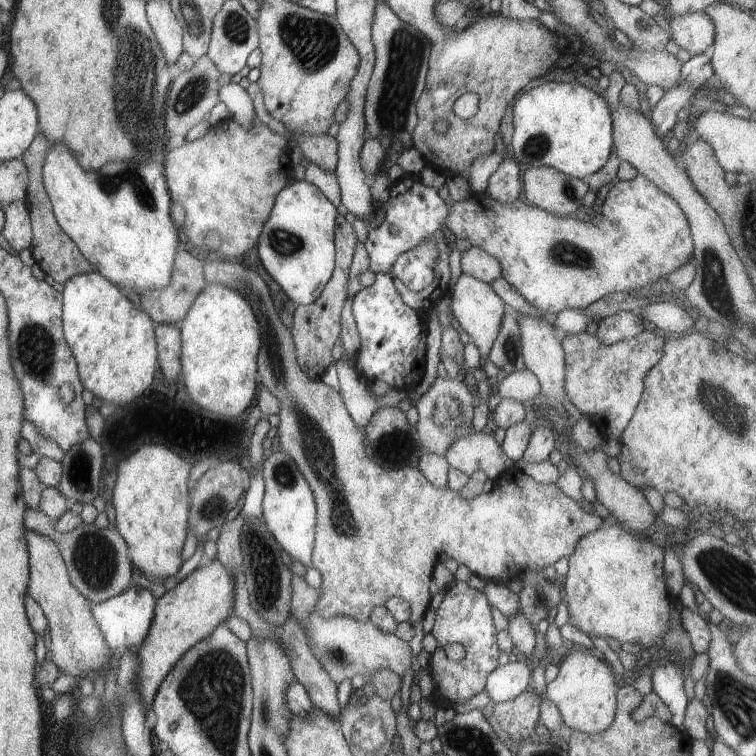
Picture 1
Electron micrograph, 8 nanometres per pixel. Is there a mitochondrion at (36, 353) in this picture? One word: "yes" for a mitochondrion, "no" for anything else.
yes

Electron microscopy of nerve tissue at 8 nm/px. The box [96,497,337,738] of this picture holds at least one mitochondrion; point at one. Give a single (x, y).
(265, 572)

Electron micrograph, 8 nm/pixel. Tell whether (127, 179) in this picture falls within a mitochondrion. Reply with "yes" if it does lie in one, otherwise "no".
yes

